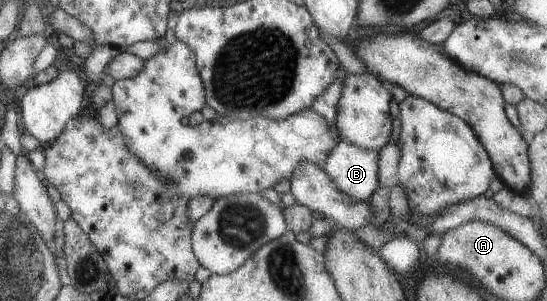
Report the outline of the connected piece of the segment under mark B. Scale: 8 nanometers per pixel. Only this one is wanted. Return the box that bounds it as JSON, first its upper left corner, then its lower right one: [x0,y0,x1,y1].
[323,139,379,201]

